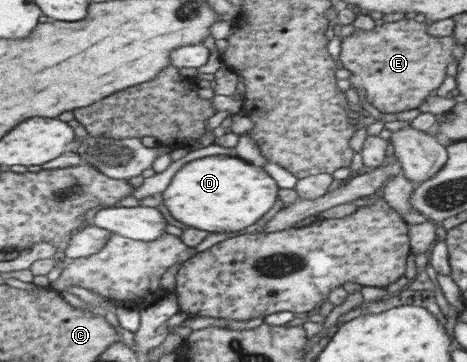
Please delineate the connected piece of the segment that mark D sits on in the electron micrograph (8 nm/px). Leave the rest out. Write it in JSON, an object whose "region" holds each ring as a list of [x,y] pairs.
{"region":[[[205,156],[191,160],[189,164],[181,166],[171,177],[168,186],[159,195],[161,203],[165,205],[171,218],[179,220],[187,227],[201,229],[205,232],[234,232],[236,234],[247,232],[247,226],[251,226],[255,220],[259,220],[275,202],[277,186],[269,178],[262,167],[251,165],[239,158],[227,156]]]}

